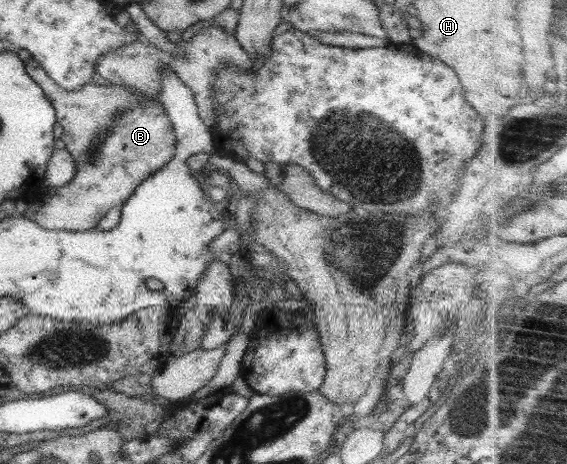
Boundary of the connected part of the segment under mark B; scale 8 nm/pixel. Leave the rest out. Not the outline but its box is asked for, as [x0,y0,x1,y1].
[24,59,175,231]

